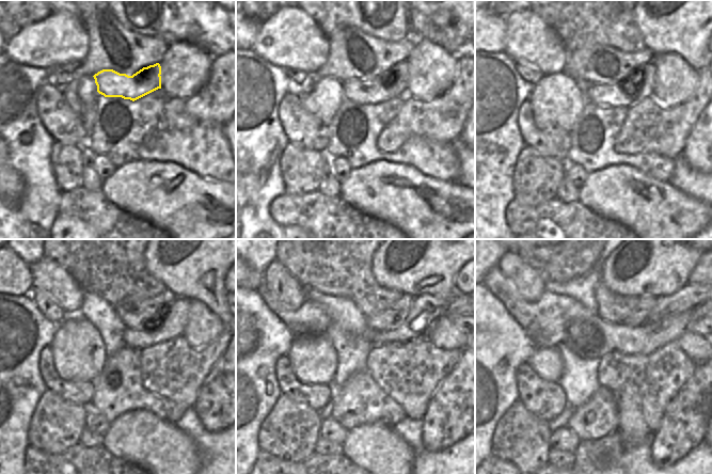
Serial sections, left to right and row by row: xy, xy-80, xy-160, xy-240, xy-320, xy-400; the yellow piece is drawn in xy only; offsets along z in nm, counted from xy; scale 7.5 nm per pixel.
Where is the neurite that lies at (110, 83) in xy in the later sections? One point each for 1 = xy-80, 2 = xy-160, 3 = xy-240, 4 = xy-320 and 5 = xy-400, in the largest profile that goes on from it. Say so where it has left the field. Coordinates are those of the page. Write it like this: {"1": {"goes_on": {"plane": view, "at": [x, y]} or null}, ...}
{"1": {"goes_on": {"plane": "xy-80", "at": [394, 82]}}, "2": {"goes_on": {"plane": "xy-160", "at": [602, 94]}}, "3": {"goes_on": {"plane": "xy-240", "at": [176, 317]}}, "4": {"goes_on": {"plane": "xy-320", "at": [425, 309]}}, "5": {"goes_on": {"plane": "xy-400", "at": [690, 296]}}}

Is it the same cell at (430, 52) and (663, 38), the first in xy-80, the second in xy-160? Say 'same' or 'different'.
different

